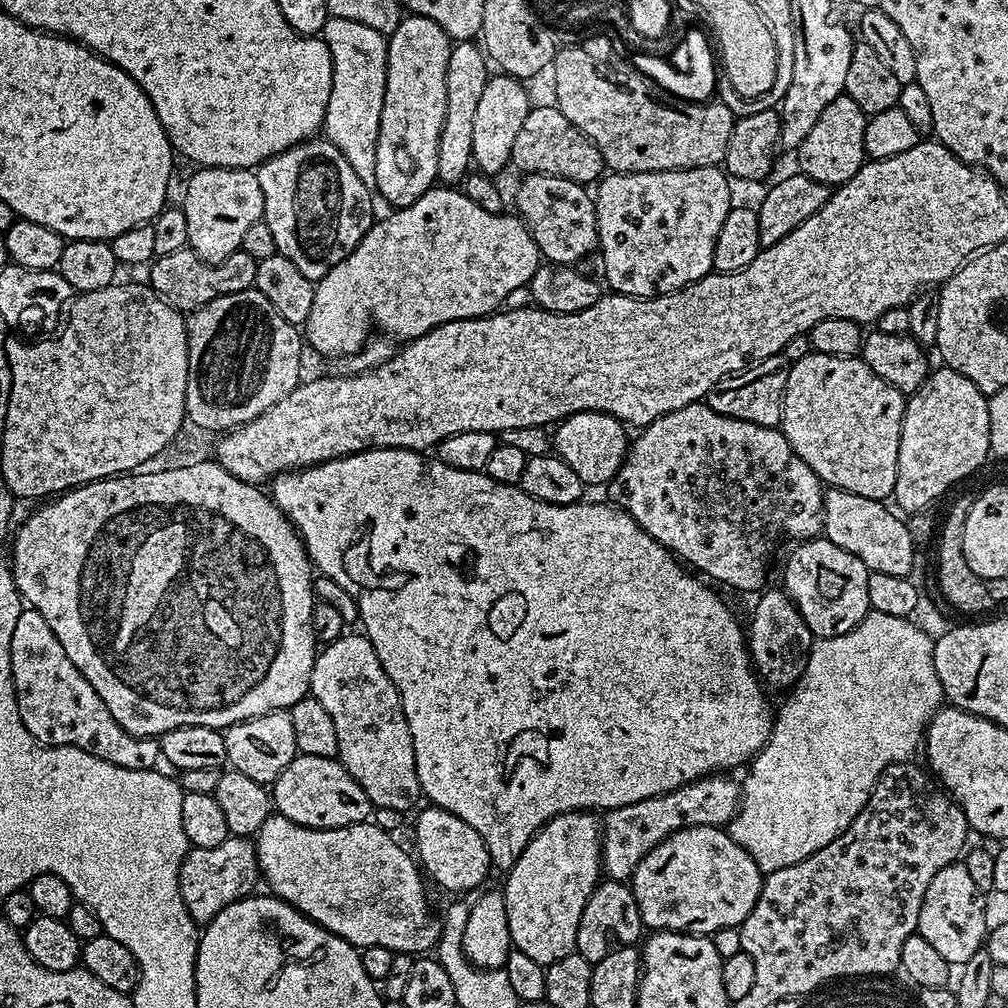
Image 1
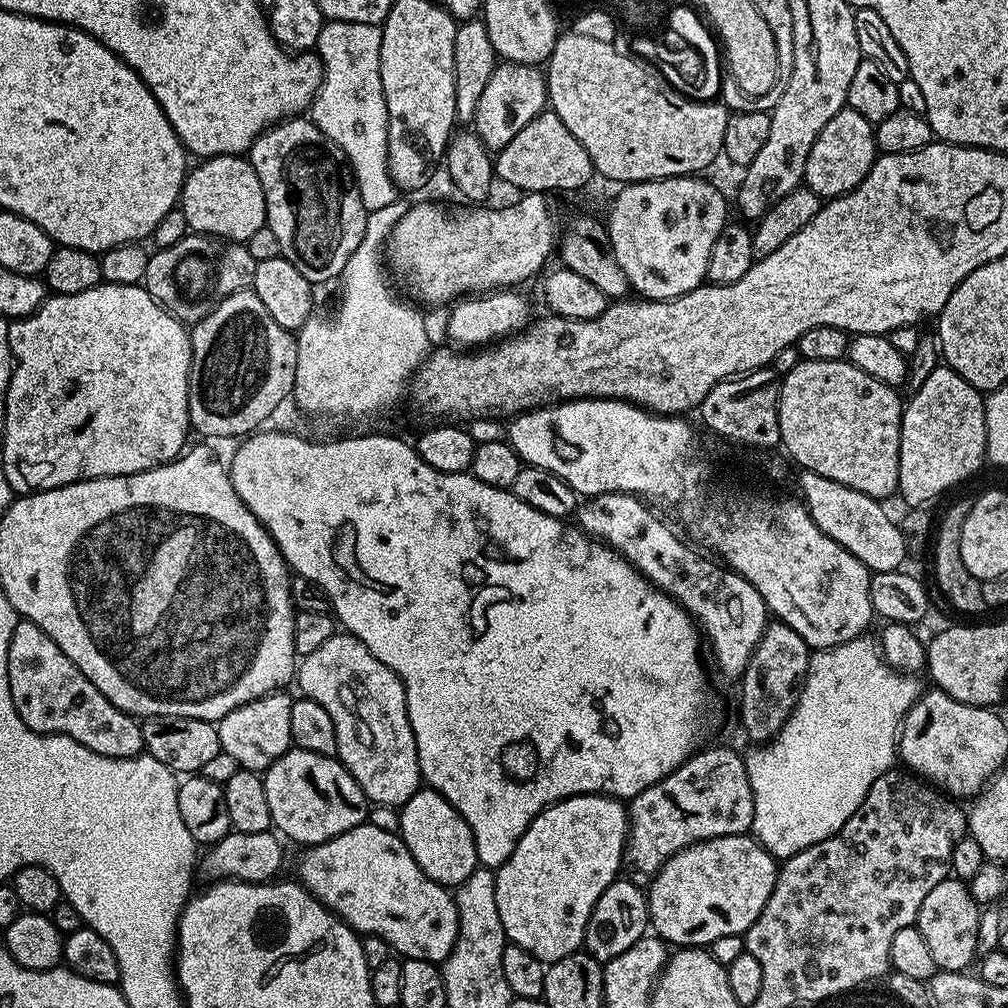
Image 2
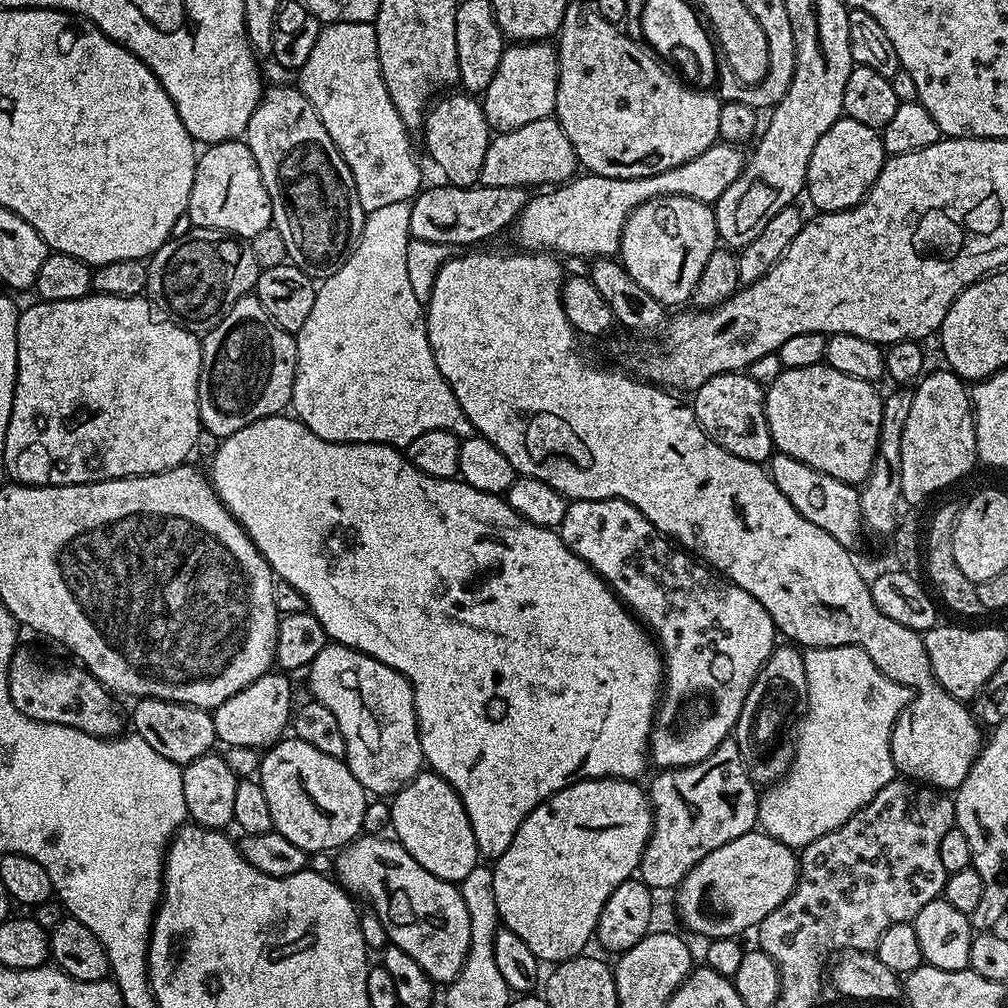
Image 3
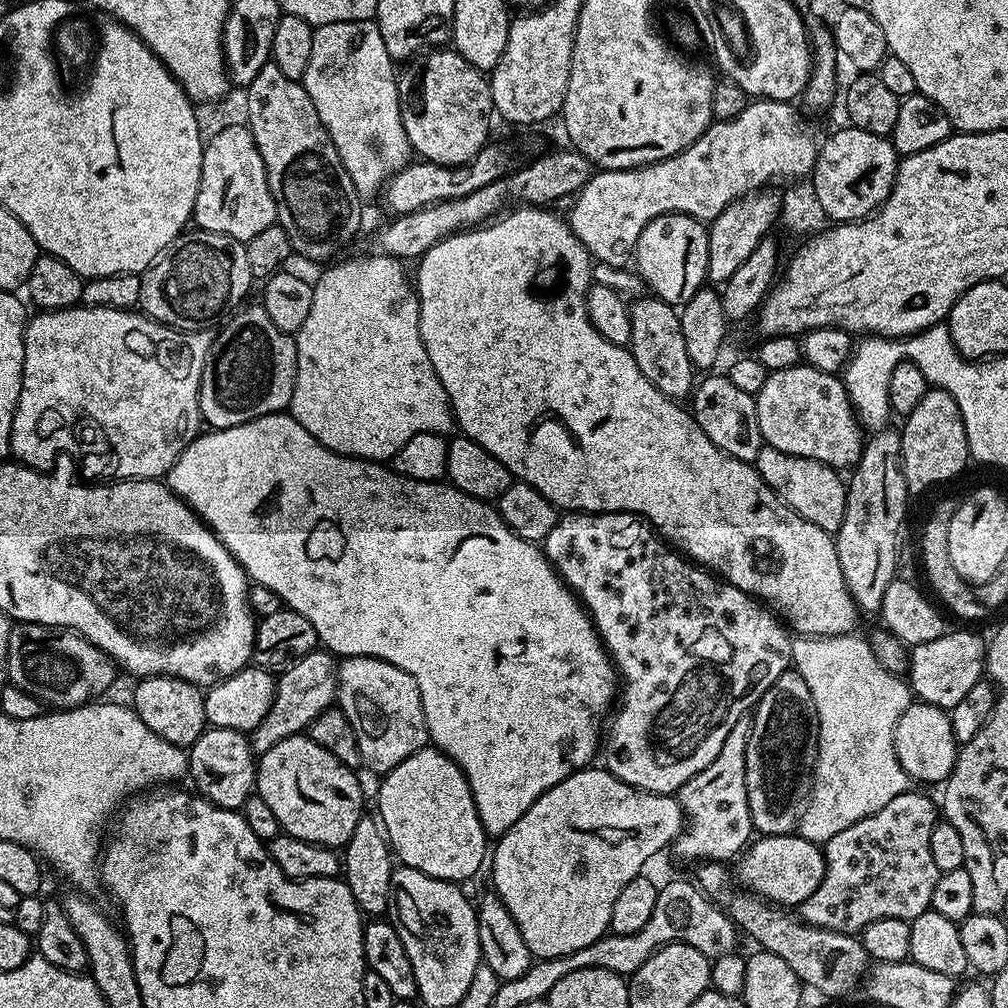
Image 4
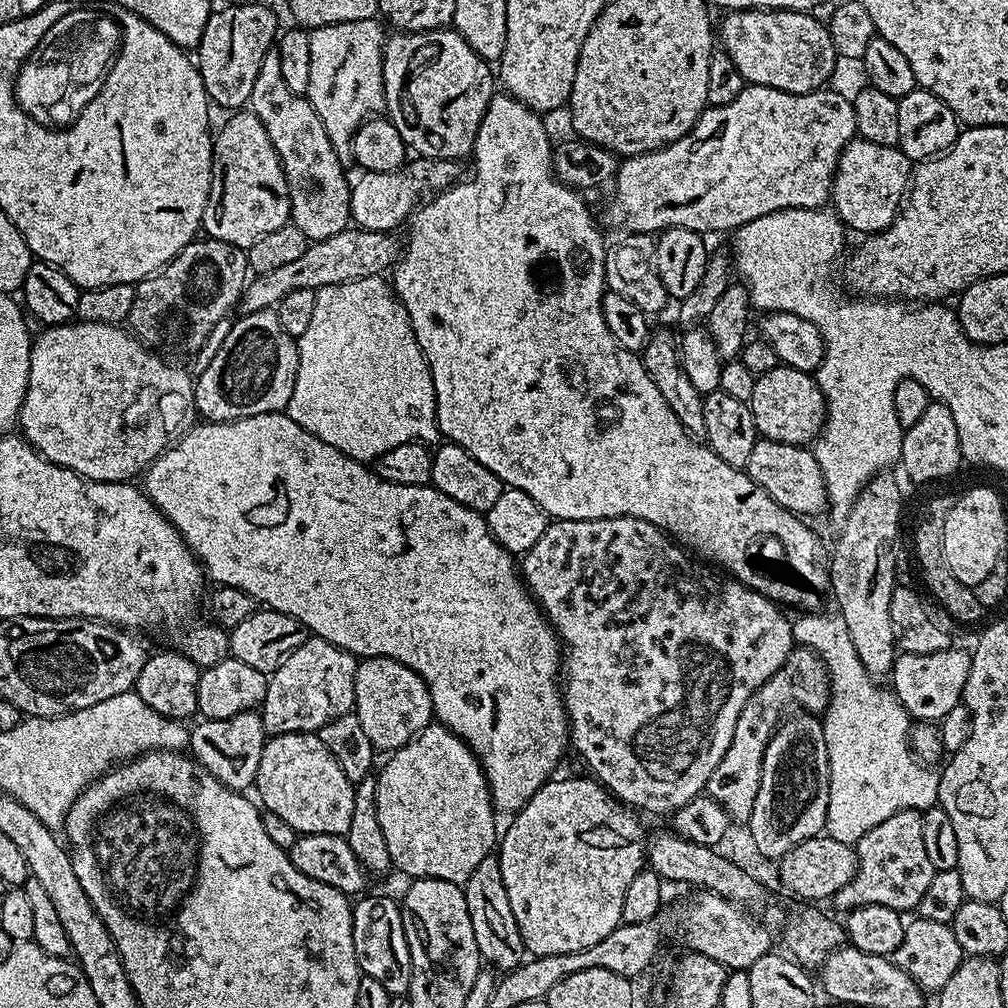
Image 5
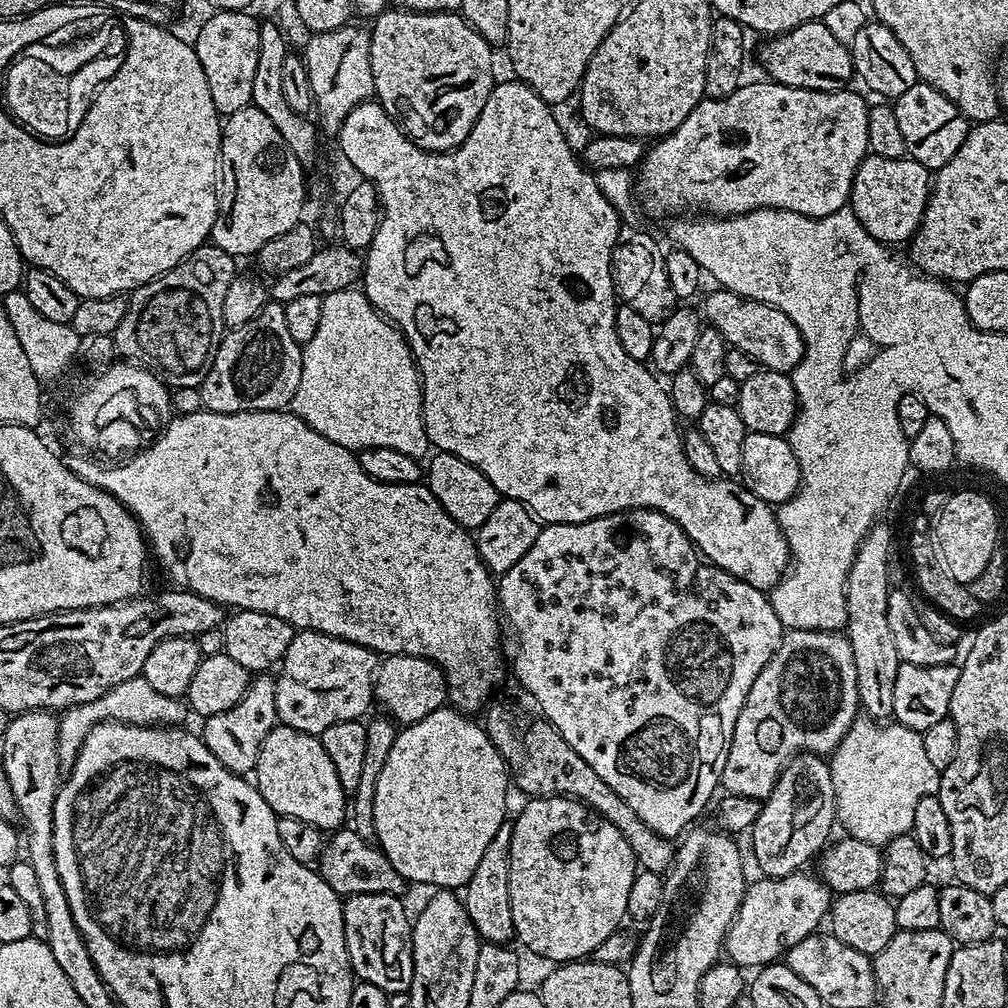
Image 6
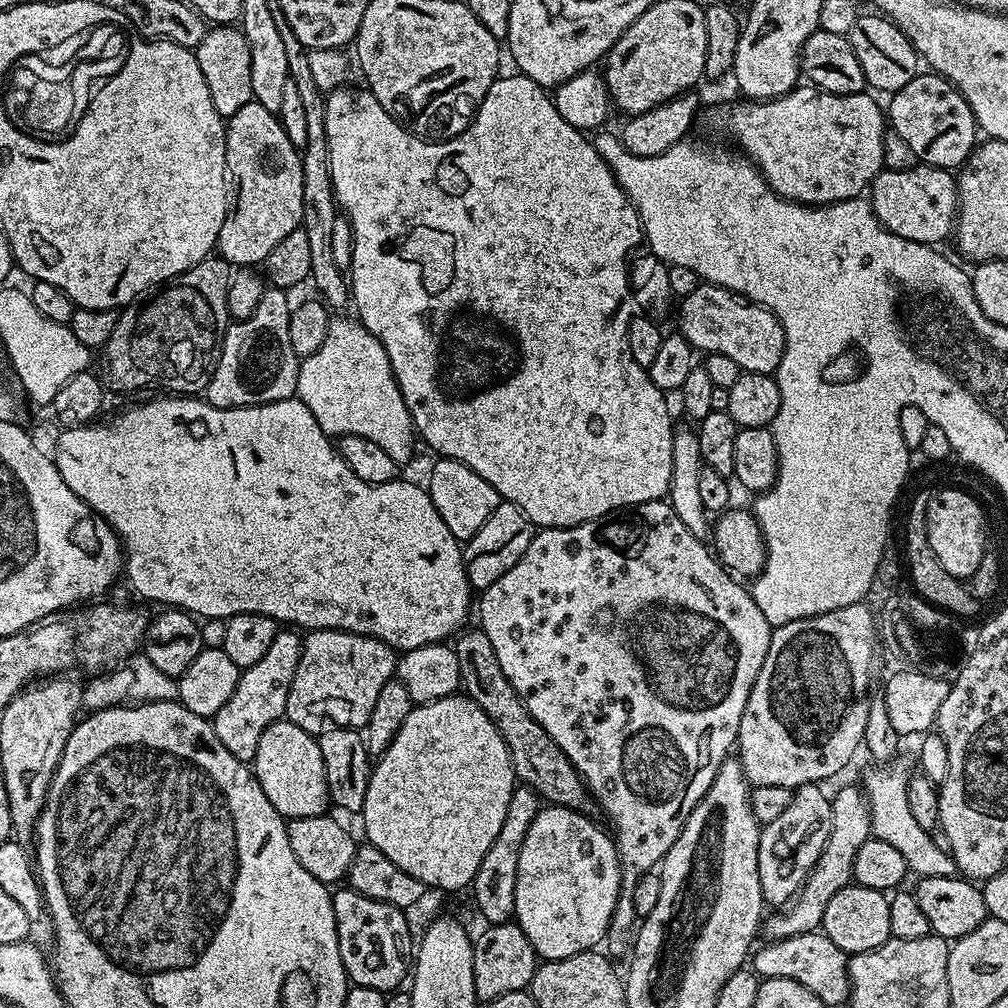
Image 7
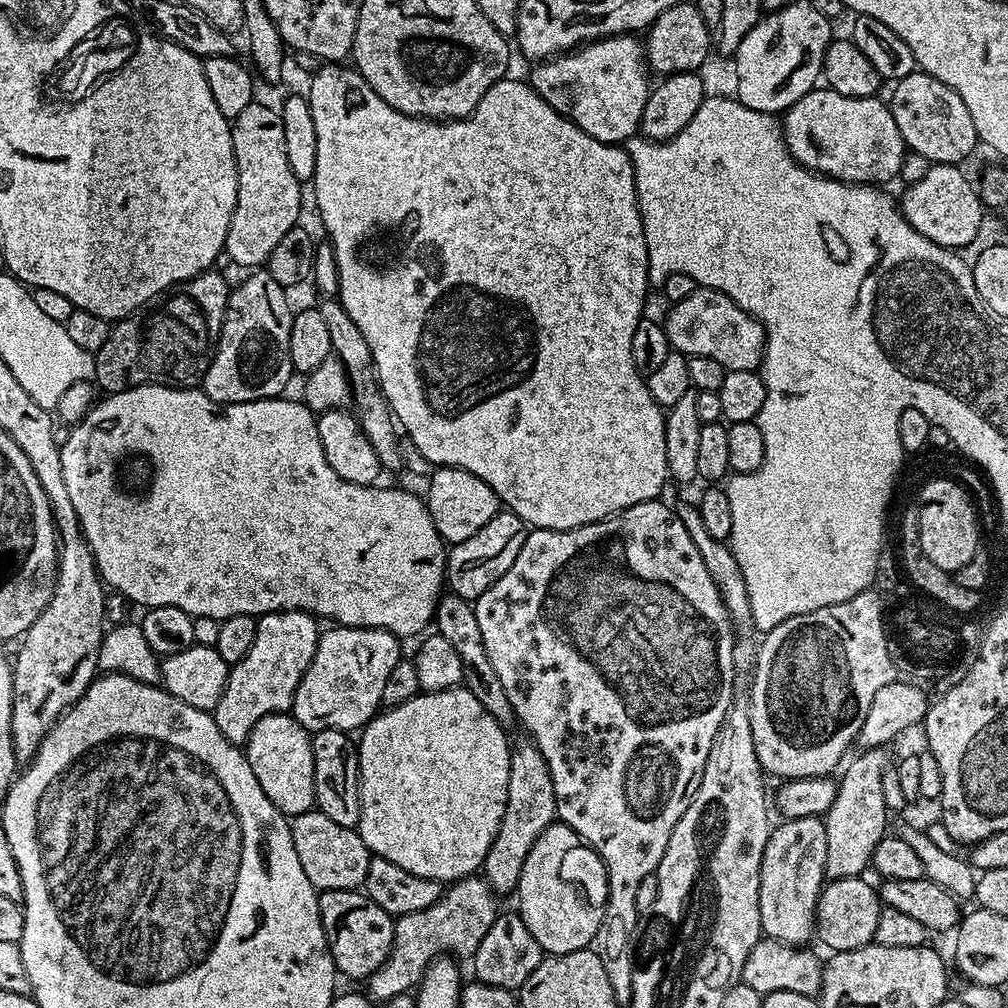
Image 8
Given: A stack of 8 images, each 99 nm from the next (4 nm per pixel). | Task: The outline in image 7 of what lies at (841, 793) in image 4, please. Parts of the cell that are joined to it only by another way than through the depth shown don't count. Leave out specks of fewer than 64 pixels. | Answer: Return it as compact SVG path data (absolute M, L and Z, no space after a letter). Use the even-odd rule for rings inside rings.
M896 767L876 770L880 772L870 773L864 784L862 783L862 791L868 798L868 809L872 815L872 836L882 842L890 842L890 846L894 846L894 850L898 850L898 854L906 858L909 873L917 877L957 875L956 864L951 855L939 843L936 845L931 840L933 837L930 833L922 830L918 822L914 822L910 814L910 801L906 799L909 773Z

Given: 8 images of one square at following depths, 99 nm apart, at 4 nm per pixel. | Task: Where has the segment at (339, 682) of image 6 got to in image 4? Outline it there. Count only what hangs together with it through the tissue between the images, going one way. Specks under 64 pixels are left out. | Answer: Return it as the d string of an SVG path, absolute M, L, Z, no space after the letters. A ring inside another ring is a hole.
M317 650L298 658L290 667L279 673L276 682L276 697L270 706L270 714L250 733L250 743L257 757L264 756L270 746L278 746L291 736L299 736L322 714L322 710L333 707L336 700L337 661L333 653Z

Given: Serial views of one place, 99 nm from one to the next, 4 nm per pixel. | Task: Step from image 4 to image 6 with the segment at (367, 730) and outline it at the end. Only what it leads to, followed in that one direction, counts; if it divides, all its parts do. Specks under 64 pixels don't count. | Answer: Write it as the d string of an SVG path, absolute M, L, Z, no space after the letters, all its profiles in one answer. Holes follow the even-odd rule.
M389 656L377 663L376 681L372 684L372 694L375 703L377 705L381 704L385 708L381 709L391 719L395 720L397 725L403 726L418 722L422 718L426 718L426 714L445 707L448 700L448 684L444 680L444 671L426 658L418 658L417 656Z

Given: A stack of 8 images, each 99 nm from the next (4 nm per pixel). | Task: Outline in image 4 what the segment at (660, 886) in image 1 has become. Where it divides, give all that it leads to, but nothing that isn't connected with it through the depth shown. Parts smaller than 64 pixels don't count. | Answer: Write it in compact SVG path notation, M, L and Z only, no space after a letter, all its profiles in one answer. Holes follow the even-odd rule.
M799 834L760 836L753 839L744 849L740 862L739 883L749 892L776 906L798 906L806 902L806 898L818 890L824 877L821 845L810 842Z

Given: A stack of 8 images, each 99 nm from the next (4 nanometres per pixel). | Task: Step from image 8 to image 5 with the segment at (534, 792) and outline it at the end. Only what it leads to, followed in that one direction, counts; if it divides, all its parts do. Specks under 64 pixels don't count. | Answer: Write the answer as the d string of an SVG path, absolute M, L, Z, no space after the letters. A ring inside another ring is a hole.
M499 855L482 858L474 874L470 874L470 878L462 887L466 898L466 910L470 914L470 926L474 926L474 942L478 942L481 961L496 970L511 970L523 964L526 949L522 942L522 934L518 930L518 922L514 922L514 910L510 910L510 898L502 882Z

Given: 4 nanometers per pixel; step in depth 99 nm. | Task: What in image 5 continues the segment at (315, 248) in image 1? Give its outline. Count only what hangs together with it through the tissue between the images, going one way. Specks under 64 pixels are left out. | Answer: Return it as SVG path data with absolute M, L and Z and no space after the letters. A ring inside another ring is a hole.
M275 50L262 58L258 79L254 81L250 111L266 126L266 134L270 134L270 142L274 142L274 150L282 162L292 207L291 223L296 224L310 242L343 232L352 219L350 180L344 177L345 165L335 153L326 128L307 95L294 94L294 90L286 86Z

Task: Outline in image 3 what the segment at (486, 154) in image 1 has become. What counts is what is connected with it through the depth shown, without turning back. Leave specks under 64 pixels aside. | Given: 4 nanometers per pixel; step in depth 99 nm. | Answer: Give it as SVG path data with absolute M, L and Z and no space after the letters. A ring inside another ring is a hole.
M513 43L505 47L502 62L494 70L494 82L482 93L484 113L489 125L503 134L526 122L549 119L556 110L557 49L551 43Z

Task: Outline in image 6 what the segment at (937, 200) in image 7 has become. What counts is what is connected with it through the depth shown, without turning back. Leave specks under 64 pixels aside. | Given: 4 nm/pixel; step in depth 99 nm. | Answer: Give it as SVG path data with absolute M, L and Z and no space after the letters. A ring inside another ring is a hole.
M867 155L854 174L854 186L850 207L852 212L866 226L872 239L886 245L897 246L911 241L920 229L924 211L928 205L930 191L930 169L922 162L911 158L882 158Z

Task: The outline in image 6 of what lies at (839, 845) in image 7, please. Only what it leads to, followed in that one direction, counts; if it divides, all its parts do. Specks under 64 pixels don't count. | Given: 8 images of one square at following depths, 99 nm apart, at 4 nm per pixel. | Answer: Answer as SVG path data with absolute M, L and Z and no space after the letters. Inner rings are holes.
M807 871L792 872L788 876L779 878L759 878L747 885L744 889L744 898L740 903L740 909L735 920L728 928L724 939L724 952L731 963L736 964L742 970L759 970L766 964L777 963L790 949L798 946L807 936L813 935L820 923L825 923L829 915L834 893L819 875L807 876Z

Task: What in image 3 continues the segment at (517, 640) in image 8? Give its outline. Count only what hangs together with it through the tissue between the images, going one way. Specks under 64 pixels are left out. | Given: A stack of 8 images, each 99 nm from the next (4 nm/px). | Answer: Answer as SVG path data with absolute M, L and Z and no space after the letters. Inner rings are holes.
M625 500L571 501L566 510L566 518L562 518L558 531L562 542L566 542L570 551L578 554L578 558L582 558L582 562L589 564L608 583L608 587L620 597L624 607L637 620L647 625L651 635L658 641L665 669L662 695L656 710L656 719L650 737L651 763L653 765L657 764L655 767L663 770L666 768L685 768L691 764L702 762L702 758L706 758L721 742L729 739L730 733L735 729L738 722L738 714L742 710L746 694L750 694L750 686L755 682L756 675L760 673L762 666L770 658L770 654L778 647L778 633L770 614L764 609L762 602L758 602L758 598L746 594L746 590L742 590L742 586L733 584L731 580L725 580L723 576L713 571L707 563L693 558L687 551L681 550L669 537L657 530L633 504Z

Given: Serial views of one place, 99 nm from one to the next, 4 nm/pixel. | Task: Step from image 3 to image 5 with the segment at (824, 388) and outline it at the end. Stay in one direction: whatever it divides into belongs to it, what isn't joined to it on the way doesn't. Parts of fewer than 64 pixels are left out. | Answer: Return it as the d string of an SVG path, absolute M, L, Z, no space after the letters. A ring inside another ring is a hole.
M777 366L756 378L750 403L757 433L765 440L808 446L824 426L824 395L811 372Z

